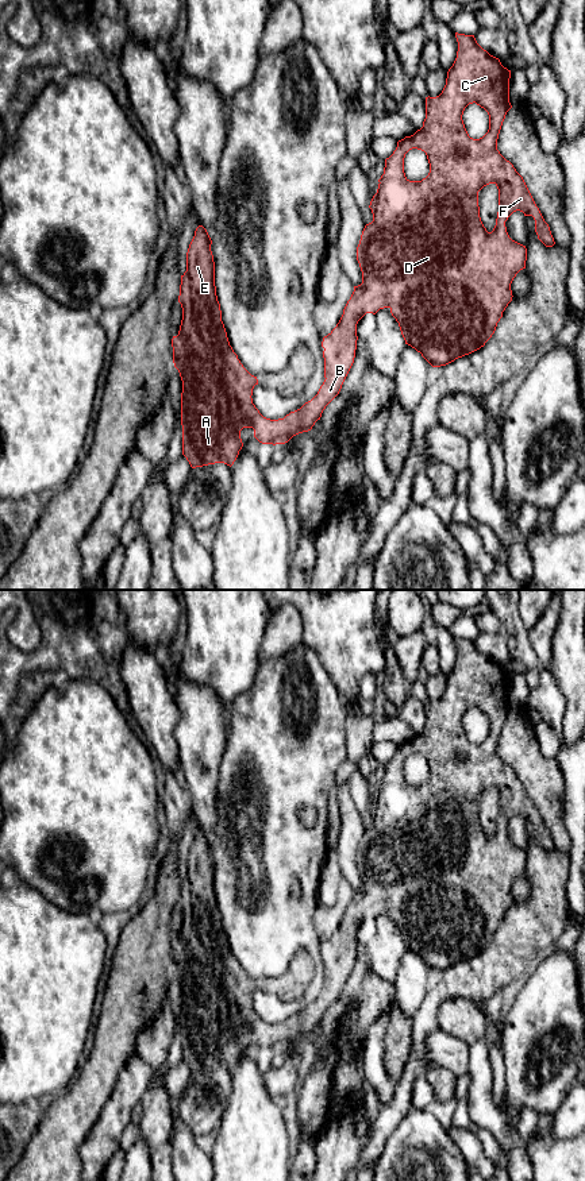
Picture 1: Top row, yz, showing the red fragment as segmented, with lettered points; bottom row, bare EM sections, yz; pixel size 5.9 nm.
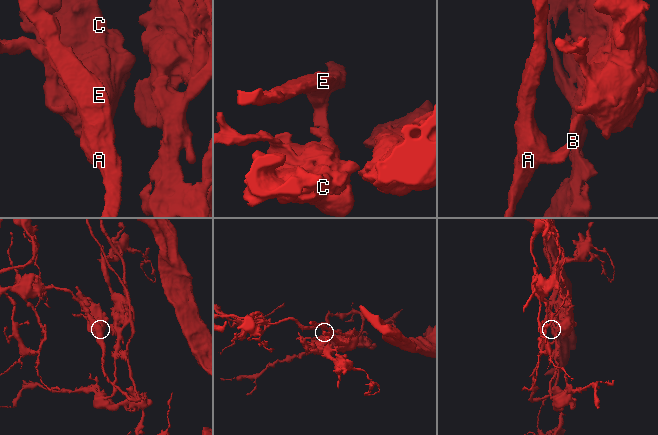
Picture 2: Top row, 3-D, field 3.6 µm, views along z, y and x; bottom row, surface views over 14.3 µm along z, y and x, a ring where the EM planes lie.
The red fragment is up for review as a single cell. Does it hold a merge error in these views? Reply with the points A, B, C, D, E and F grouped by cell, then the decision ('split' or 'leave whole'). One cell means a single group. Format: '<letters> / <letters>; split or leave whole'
A B C D E F; leave whole

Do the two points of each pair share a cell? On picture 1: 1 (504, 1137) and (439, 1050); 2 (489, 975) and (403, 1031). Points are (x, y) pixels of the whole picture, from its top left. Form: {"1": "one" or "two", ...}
{"1": "two", "2": "two"}

